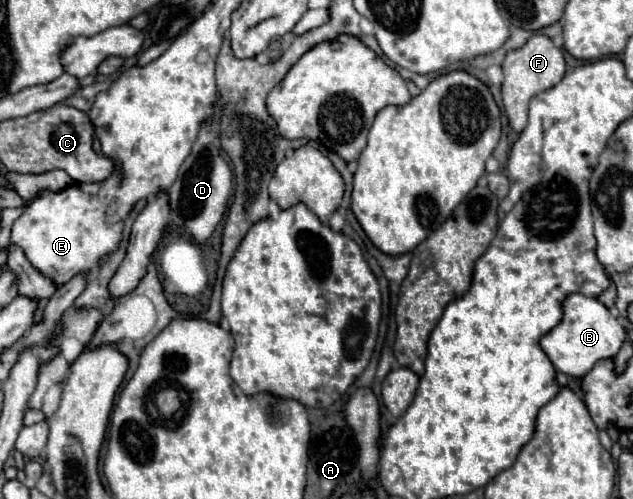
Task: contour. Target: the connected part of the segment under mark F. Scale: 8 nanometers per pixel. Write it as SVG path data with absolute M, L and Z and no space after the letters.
M535 34L533 38L527 40L527 44L519 50L513 50L507 54L503 62L503 106L505 106L505 116L515 132L521 132L527 122L527 110L529 110L529 100L537 96L541 90L549 90L549 86L555 86L561 82L565 74L565 60L563 52L555 48L551 38L543 34Z

